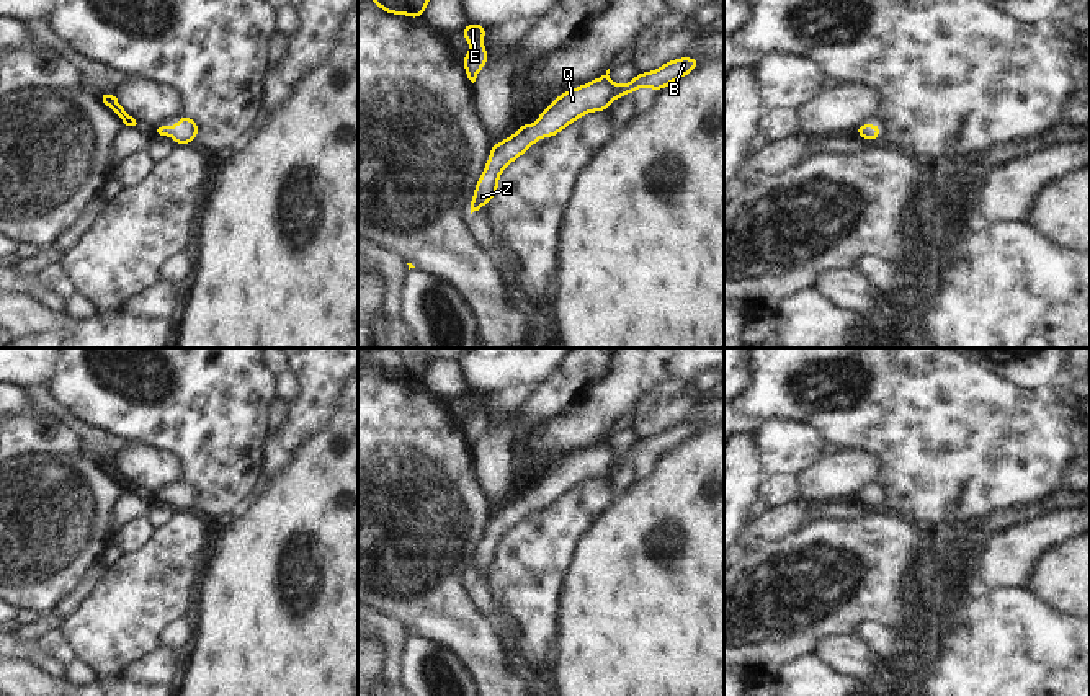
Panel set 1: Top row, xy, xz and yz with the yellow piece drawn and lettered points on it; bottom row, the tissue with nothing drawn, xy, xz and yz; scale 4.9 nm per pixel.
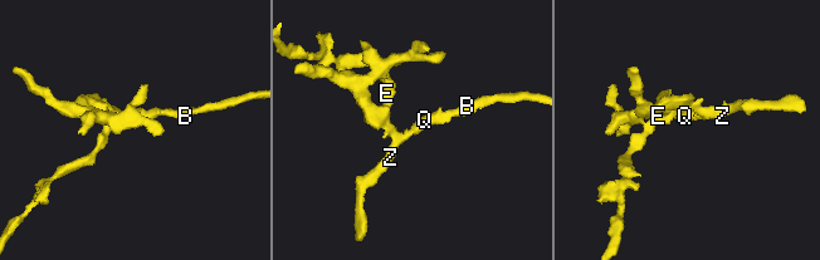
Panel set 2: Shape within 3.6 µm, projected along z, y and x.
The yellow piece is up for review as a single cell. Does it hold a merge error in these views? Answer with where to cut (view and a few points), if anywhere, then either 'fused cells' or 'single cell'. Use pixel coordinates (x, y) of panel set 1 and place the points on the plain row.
cut none; single cell

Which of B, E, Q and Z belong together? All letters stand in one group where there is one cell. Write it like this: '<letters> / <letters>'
B E Q Z

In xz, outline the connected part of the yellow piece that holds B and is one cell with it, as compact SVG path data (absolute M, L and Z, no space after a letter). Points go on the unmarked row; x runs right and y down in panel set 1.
M677 423L652 438L639 438L624 451L614 449L608 441L608 435L605 441L562 457L541 477L534 492L529 489L520 490L515 502L507 502L500 510L492 506L485 534L474 554L471 580L492 567L498 557L498 544L503 536L520 521L526 520L541 503L556 503L562 495L588 479L608 479L614 466L628 459L634 461L641 453L660 457L691 439L698 431L698 423Z

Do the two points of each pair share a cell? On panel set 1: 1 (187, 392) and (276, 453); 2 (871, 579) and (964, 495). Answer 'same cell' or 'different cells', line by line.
1: different cells
2: different cells

